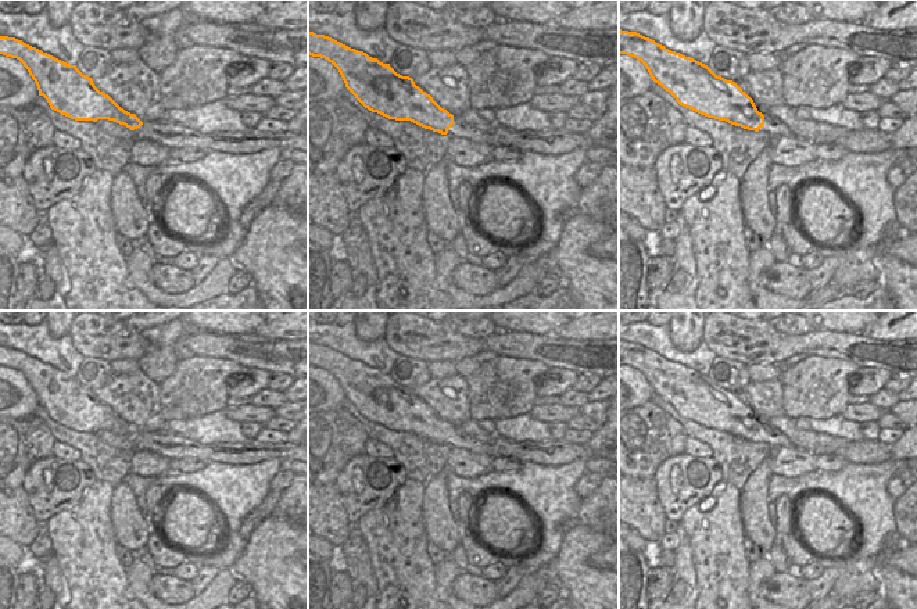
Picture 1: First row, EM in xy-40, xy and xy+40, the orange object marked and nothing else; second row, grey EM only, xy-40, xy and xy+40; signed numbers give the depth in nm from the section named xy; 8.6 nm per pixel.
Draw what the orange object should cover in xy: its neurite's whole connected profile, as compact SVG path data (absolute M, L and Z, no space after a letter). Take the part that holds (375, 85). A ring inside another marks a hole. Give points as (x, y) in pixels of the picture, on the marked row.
M308 32L308 54L332 62L355 98L369 111L388 119L411 121L441 135L448 133L492 147L513 146L523 153L566 154L577 148L605 146L619 154L619 137L594 143L587 133L577 135L565 129L513 132L497 126L480 130L461 115L441 108L412 78L397 74L390 64L383 64L325 35Z

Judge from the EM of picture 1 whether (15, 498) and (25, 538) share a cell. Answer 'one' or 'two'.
one

